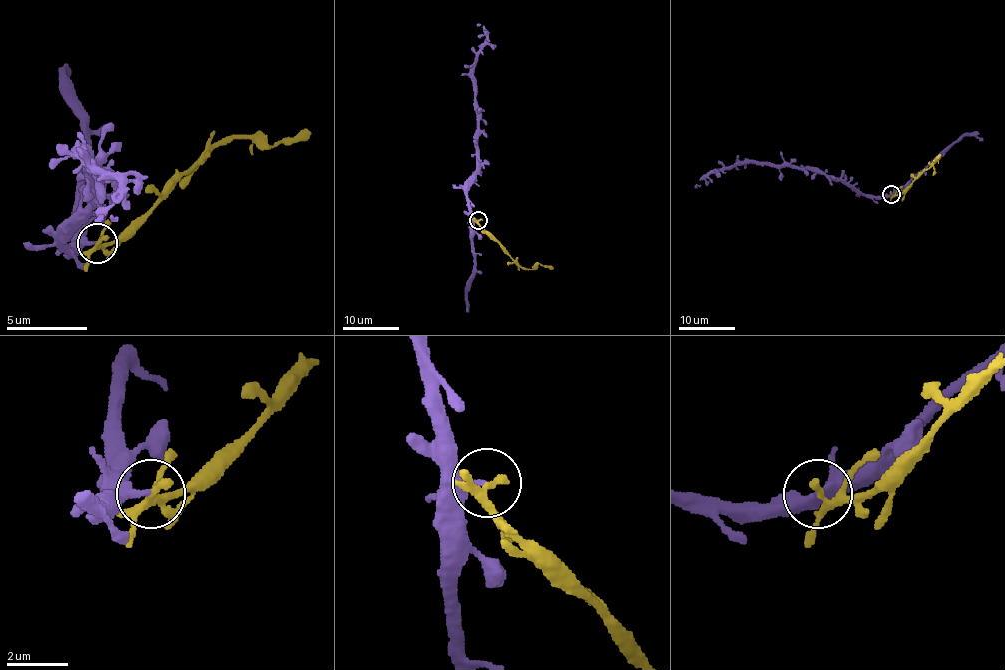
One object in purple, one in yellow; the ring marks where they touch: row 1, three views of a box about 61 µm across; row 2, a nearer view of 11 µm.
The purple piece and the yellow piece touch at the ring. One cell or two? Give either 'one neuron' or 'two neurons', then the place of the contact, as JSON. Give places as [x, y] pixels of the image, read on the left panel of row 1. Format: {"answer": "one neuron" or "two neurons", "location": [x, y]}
{"answer": "two neurons", "location": [97, 243]}

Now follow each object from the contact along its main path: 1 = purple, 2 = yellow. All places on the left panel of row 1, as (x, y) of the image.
1: (96, 244), (64, 244), (92, 204), (92, 163), (84, 151), (120, 184), (116, 216), (92, 224)
2: (96, 244), (120, 240), (217, 143), (257, 139), (289, 143), (309, 131)

